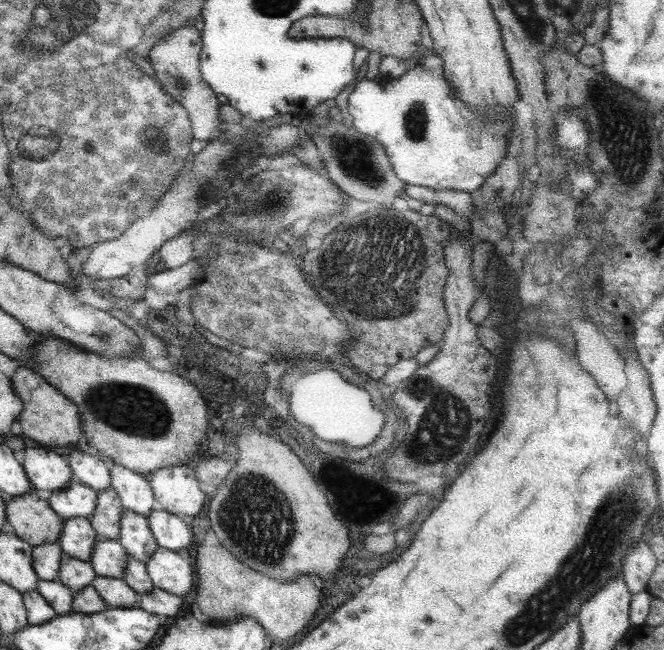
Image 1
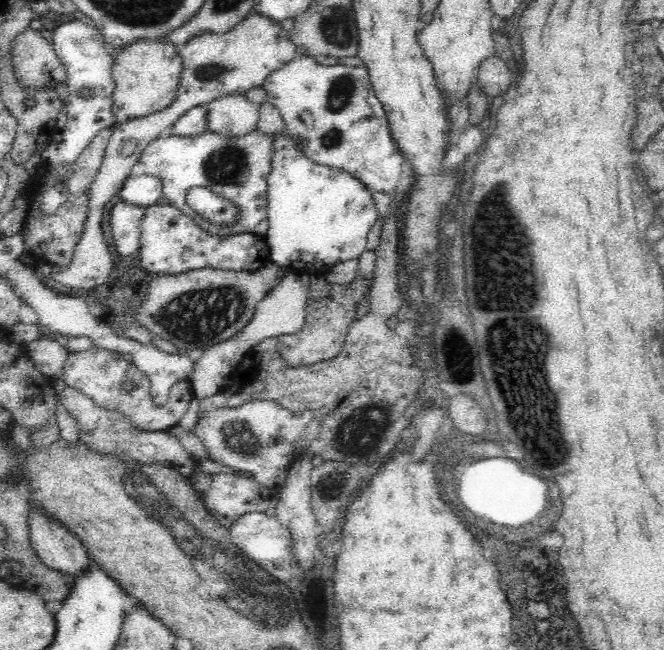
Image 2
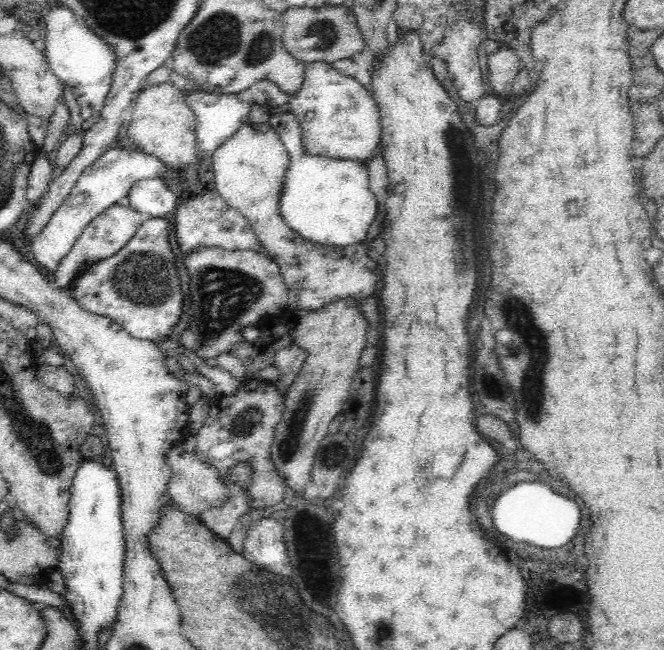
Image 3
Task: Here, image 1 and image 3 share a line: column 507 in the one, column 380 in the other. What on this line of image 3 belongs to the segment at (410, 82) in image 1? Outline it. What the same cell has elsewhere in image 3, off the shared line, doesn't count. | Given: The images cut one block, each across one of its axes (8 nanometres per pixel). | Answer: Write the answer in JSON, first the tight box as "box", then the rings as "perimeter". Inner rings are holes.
{"box":[245,61,381,162],"perimeter":[[[322,61],[305,64],[302,88],[293,96],[284,94],[277,86],[262,80],[248,87],[245,95],[255,104],[286,110],[298,117],[304,127],[306,151],[364,162],[378,144],[381,134],[379,106],[364,87],[351,76],[344,76],[331,63]]]}

